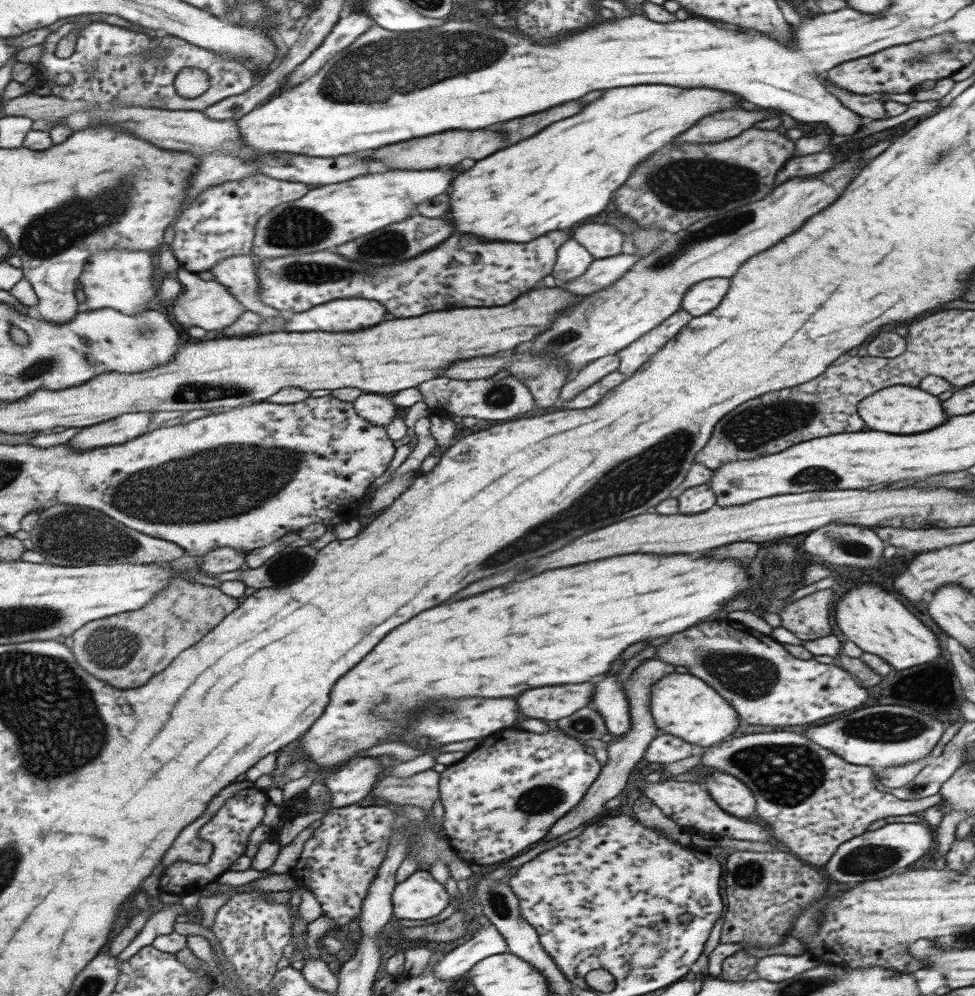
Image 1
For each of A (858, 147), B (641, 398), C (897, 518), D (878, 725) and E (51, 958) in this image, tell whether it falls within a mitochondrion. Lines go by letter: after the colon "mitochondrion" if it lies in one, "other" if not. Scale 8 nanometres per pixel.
A: other
B: other
C: other
D: mitochondrion
E: other

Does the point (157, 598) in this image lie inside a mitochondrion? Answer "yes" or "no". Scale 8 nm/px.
no

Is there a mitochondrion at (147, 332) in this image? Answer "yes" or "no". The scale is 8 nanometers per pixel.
yes

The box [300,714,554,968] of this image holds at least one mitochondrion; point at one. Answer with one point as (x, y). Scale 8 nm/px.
(499, 904)

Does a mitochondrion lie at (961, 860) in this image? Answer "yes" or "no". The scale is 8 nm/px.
no

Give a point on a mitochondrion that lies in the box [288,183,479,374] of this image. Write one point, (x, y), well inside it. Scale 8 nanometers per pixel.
(393, 243)

